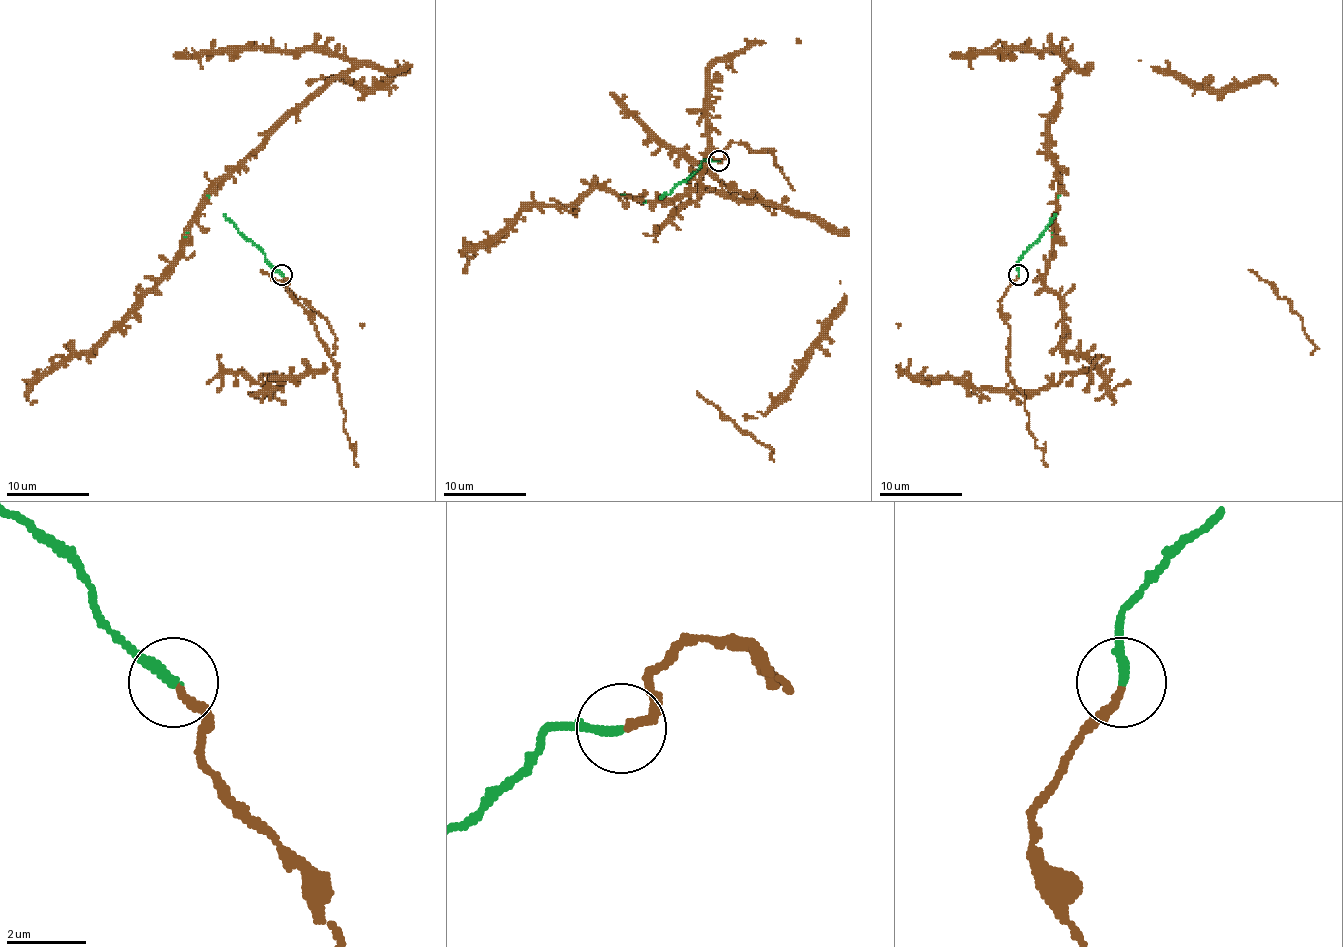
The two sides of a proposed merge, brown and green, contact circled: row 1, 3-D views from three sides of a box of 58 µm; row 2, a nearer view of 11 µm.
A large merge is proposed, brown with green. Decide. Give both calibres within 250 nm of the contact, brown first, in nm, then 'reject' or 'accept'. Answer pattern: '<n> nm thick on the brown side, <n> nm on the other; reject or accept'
200 nm thick on the brown side, 240 nm on the other; accept

